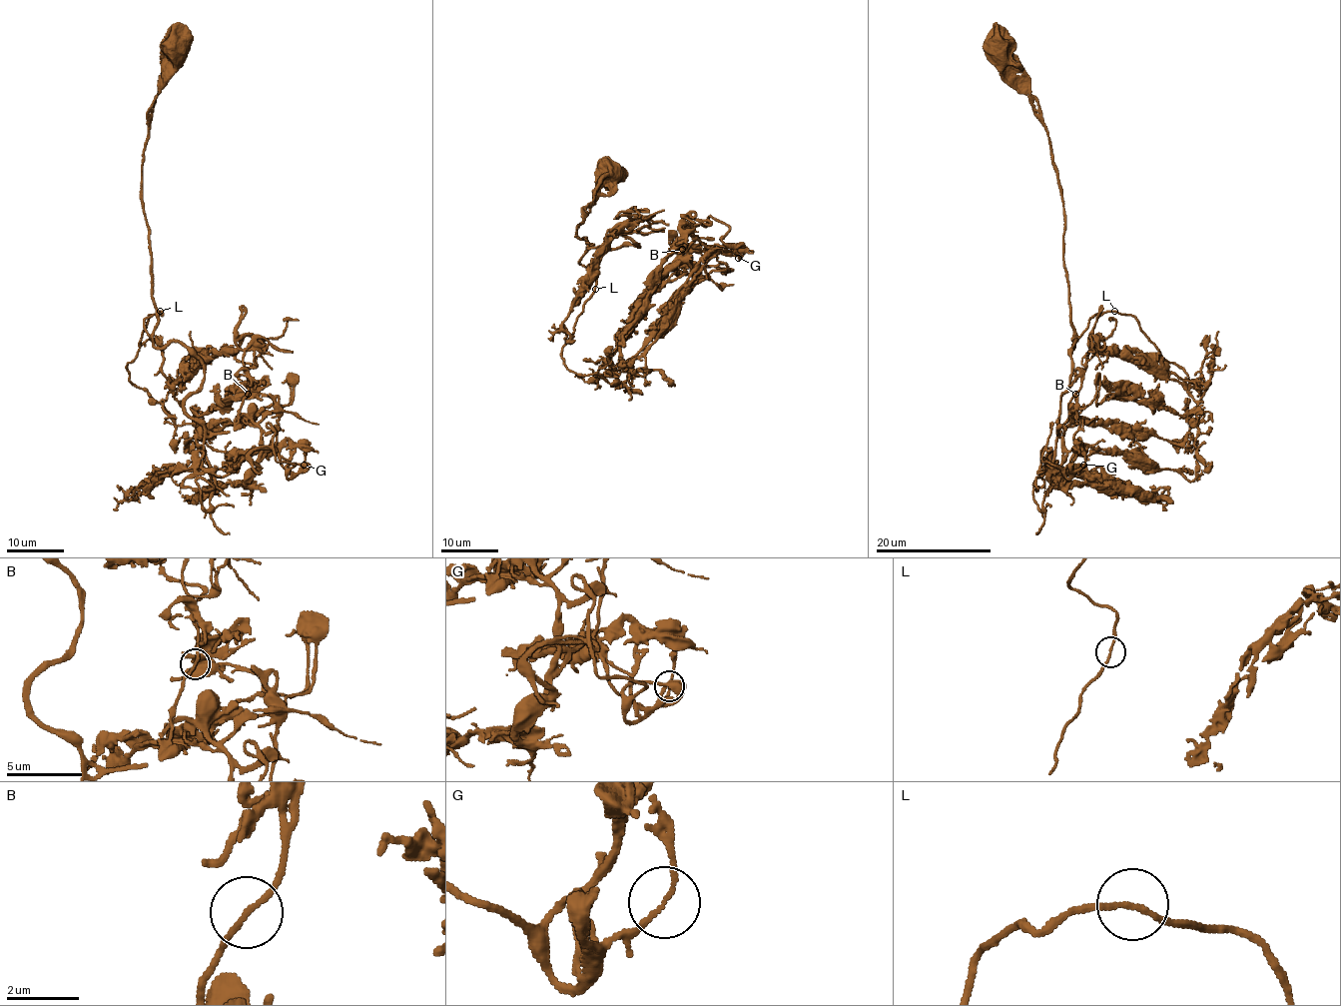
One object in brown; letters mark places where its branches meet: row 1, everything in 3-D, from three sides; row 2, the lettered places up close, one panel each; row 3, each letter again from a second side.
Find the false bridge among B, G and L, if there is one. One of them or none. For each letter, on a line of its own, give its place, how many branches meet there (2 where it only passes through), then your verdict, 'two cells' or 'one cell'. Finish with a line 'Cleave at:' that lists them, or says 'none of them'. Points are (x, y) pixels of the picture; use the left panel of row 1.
B: place (248, 394); branches 2; one cell
G: place (304, 465); branches 2; one cell
L: place (160, 311); branches 2; one cell
Cleave at: none of them

